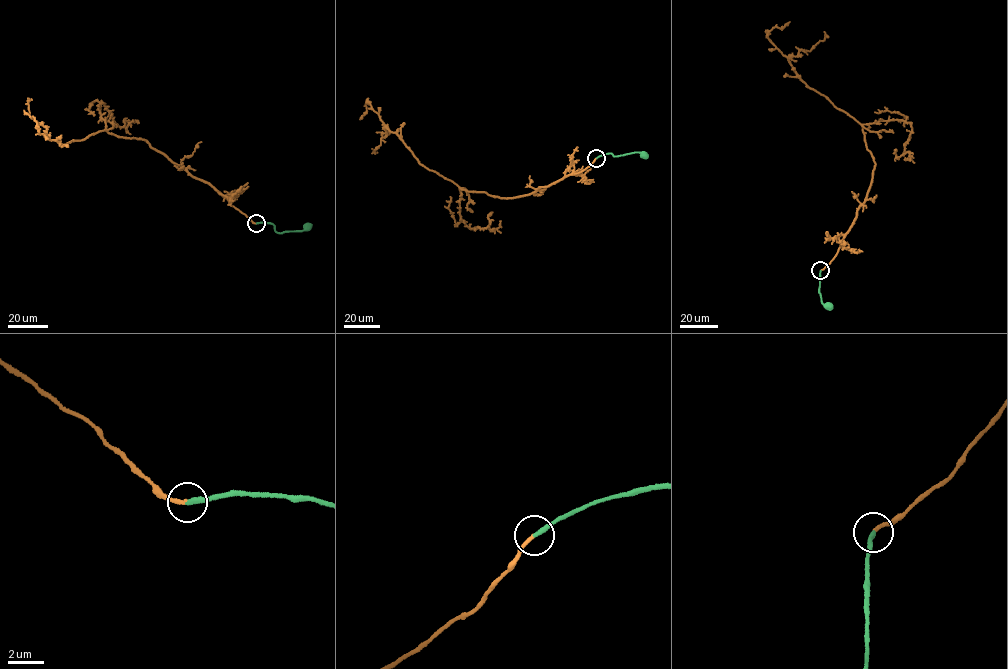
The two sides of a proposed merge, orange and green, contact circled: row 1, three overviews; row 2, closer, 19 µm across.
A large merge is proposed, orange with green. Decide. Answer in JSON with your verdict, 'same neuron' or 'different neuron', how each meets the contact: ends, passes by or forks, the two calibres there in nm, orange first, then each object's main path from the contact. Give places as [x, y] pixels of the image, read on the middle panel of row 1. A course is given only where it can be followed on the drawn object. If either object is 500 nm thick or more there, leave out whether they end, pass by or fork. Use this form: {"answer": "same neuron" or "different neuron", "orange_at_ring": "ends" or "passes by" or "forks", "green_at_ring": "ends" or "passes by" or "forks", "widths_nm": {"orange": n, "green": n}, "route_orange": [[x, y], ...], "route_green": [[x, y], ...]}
{"answer": "same neuron", "orange_at_ring": "ends", "green_at_ring": "ends", "widths_nm": {"orange": 200, "green": 280}, "route_orange": [[596, 158], [580, 172], [534, 192], [501, 198], [460, 189], [428, 170], [369, 102], [360, 119]], "route_green": [[596, 158], [609, 153], [613, 156], [639, 152], [643, 155]]}

